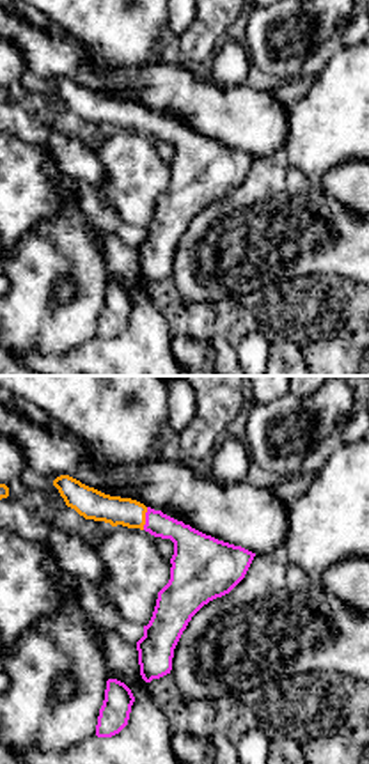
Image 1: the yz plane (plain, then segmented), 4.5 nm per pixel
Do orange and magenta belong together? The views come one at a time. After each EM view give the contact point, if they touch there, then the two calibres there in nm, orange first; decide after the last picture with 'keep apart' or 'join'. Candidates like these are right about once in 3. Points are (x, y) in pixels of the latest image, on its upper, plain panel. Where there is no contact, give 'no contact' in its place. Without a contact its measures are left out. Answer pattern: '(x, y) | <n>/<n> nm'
(144, 121) | 140/160 nm

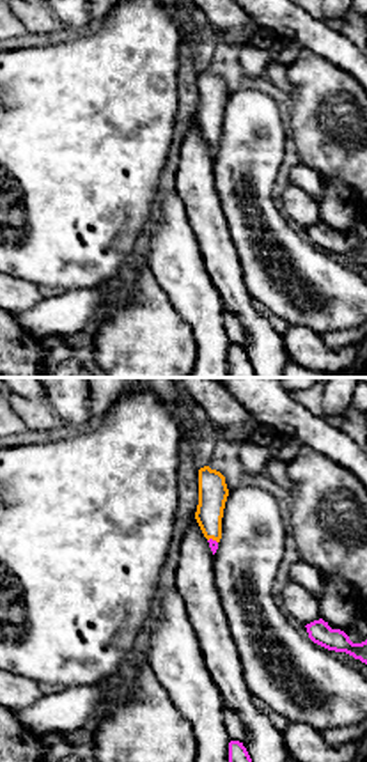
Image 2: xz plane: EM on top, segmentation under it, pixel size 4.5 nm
(213, 142) | 130/50 nm

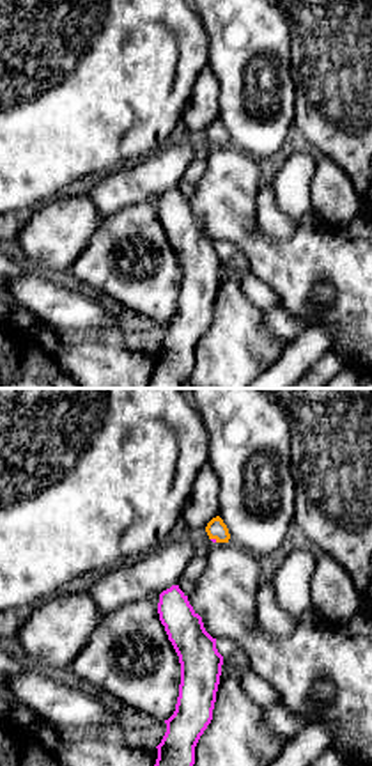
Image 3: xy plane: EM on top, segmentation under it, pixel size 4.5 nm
(215, 140) | 90/20 nm

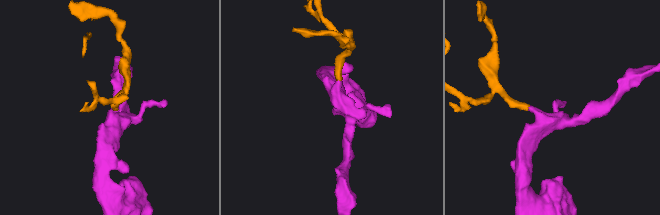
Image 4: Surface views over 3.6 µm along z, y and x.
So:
join

